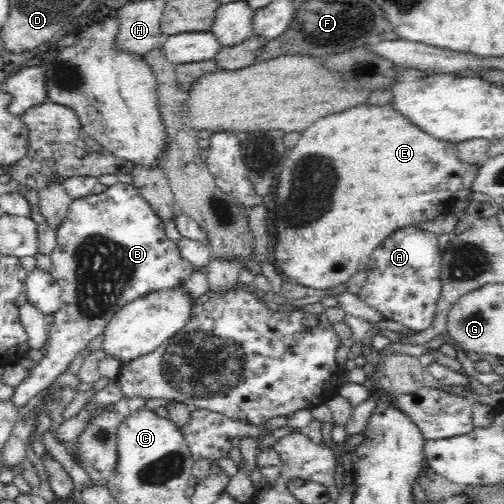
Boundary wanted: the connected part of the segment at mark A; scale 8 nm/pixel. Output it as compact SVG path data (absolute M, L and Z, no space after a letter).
M415 225L396 230L372 252L367 277L357 295L385 320L394 320L418 332L426 330L433 323L441 295L441 256L438 238L433 232Z

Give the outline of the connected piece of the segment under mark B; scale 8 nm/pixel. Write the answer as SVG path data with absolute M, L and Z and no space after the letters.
M119 181L103 192L83 196L69 204L66 219L56 230L55 248L49 255L52 261L49 273L61 286L61 305L54 312L54 320L49 325L44 357L14 388L11 398L18 411L44 388L48 388L68 368L74 356L82 352L91 340L102 335L110 319L125 304L149 292L182 287L185 280L188 280L196 270L191 262L182 258L177 241L168 238L164 233L164 223L154 213L154 208L140 196L133 183L123 184Z

